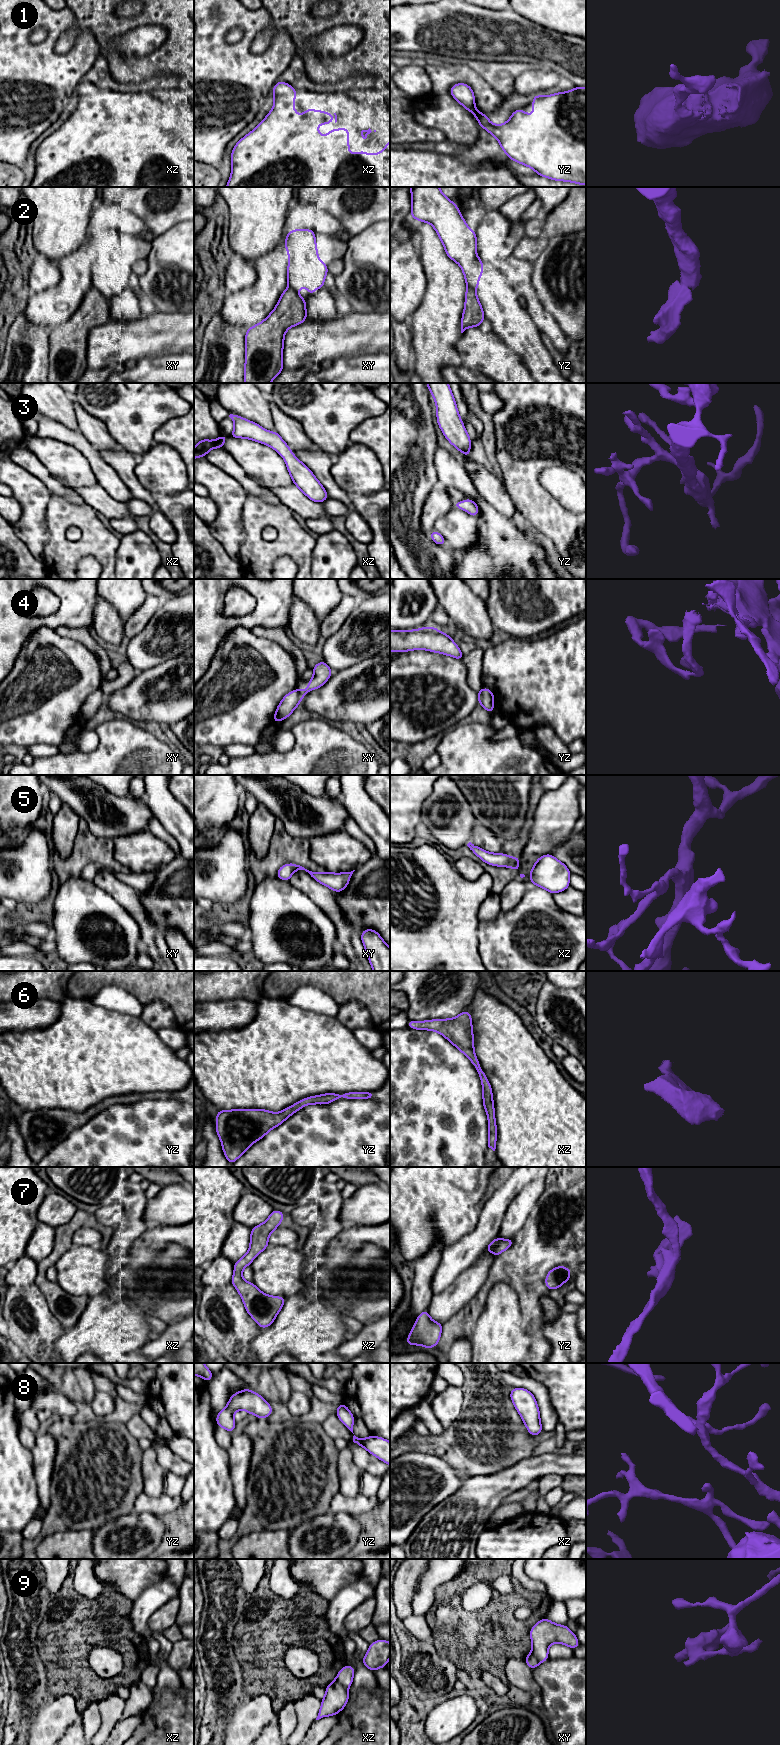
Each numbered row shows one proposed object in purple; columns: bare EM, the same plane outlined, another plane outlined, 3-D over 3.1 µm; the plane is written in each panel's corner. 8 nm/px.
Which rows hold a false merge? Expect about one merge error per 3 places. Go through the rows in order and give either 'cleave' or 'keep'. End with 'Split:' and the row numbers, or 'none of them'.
1: keep
2: cleave
3: keep
4: cleave
5: keep
6: keep
7: keep
8: keep
9: cleave
Split: 2, 4, 9

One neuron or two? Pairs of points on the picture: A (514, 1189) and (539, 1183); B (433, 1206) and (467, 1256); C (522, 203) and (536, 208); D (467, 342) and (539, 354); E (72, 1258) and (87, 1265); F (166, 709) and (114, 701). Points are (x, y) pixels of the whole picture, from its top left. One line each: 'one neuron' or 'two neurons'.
A: two neurons
B: two neurons
C: two neurons
D: two neurons
E: one neuron
F: one neuron

